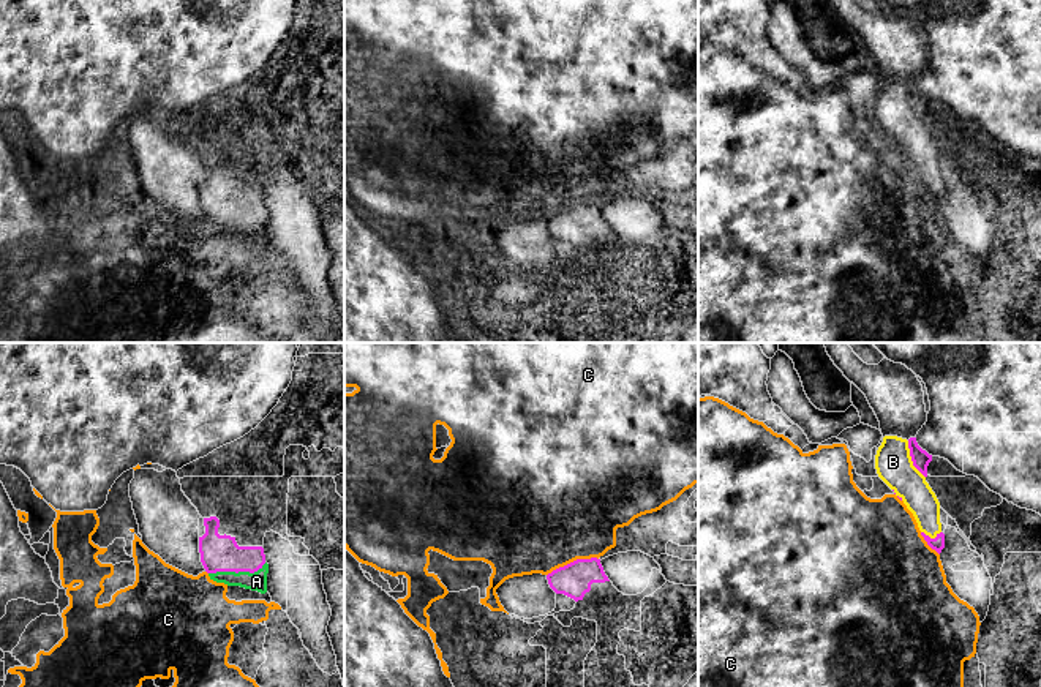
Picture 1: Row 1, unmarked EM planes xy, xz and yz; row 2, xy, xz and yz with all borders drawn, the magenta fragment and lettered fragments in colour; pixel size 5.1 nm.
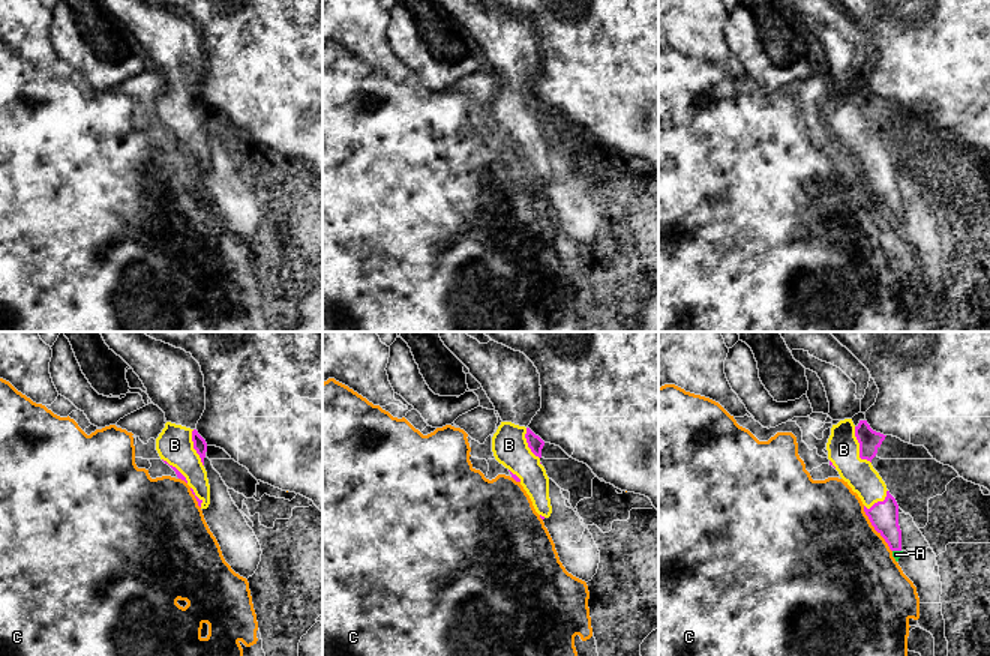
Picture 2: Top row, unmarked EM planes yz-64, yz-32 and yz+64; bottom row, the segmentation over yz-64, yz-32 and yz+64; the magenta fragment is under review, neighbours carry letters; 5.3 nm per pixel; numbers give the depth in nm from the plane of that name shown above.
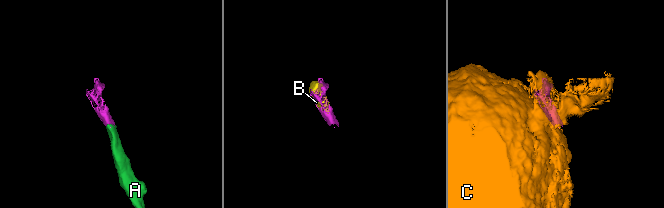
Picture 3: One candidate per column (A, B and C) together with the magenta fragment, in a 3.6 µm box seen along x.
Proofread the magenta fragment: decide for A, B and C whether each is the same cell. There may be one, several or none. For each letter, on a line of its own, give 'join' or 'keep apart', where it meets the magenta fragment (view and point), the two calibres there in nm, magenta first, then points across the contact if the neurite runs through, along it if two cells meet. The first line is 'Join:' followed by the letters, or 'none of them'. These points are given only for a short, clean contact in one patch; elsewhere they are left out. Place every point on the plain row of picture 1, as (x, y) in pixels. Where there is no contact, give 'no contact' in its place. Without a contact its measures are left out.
Join: A, B
A: join | xy (237, 218) | 190/100 nm | across xy (218, 199), (237, 218), (247, 218), (256, 228)
B: join | yz (912, 106) | 90/190 nm
C: keep apart | xz (574, 207) | 180/500 nm

